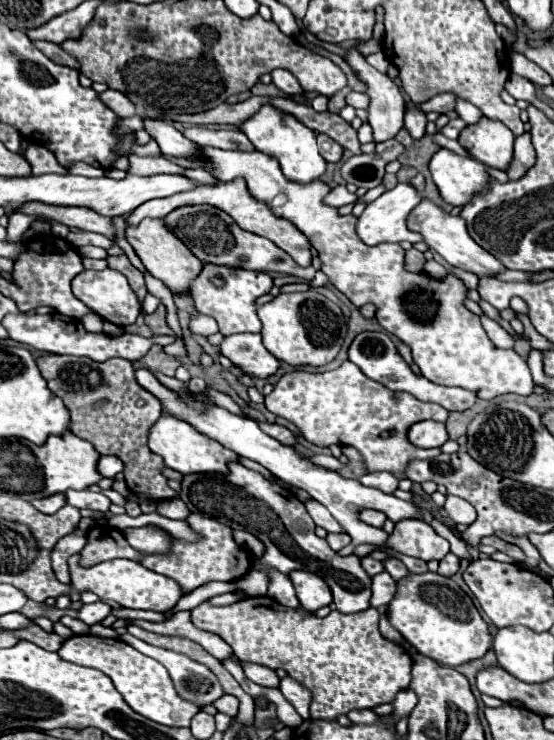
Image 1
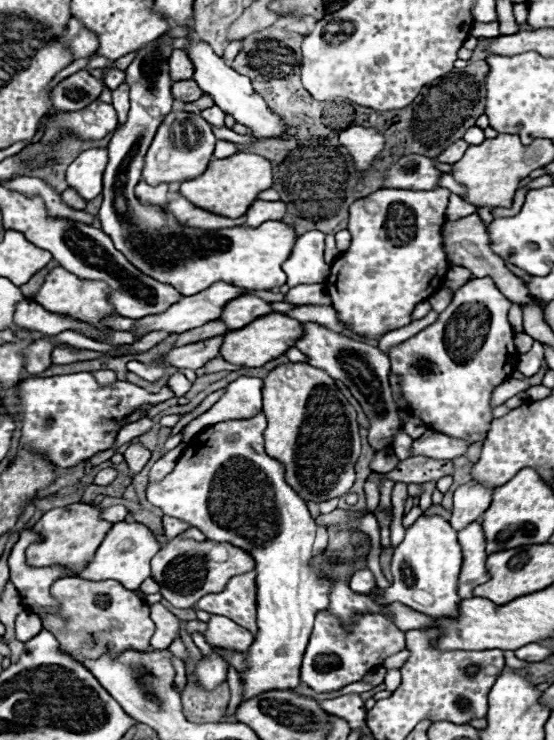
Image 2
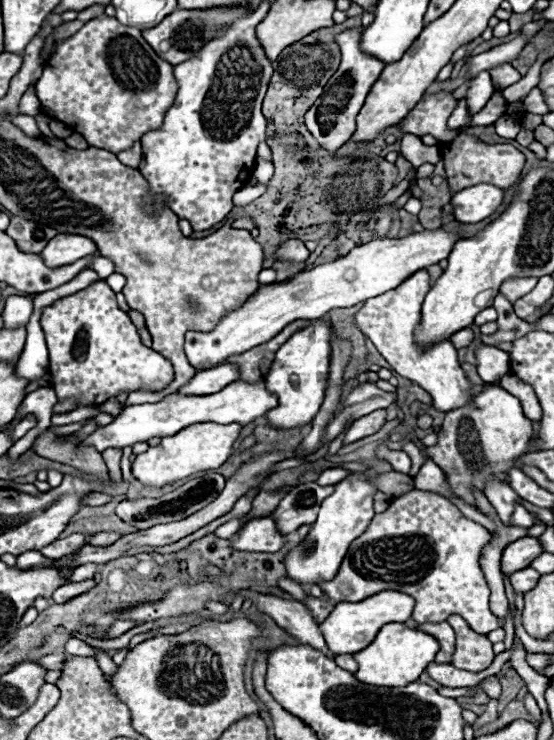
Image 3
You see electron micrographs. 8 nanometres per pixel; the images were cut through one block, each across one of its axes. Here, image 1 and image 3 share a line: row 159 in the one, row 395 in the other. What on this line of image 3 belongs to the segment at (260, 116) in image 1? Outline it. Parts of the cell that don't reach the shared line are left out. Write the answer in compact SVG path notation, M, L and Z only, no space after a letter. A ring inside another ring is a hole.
M314 320L308 328L292 334L276 352L270 372L264 378L268 392L278 396L278 406L266 412L266 422L278 430L290 430L306 426L314 420L324 398L324 386L328 380L328 358L330 358L330 340L328 340L328 322Z

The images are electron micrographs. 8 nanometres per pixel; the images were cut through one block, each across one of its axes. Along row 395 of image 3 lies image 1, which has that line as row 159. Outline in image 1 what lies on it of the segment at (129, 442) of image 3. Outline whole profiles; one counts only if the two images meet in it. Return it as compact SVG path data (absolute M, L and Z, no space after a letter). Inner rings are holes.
M204 148L204 156L208 158L206 164L178 158L170 160L184 168L202 166L220 182L230 182L238 176L244 178L256 200L264 202L278 218L292 222L308 236L312 248L316 248L318 258L322 260L322 272L328 276L332 286L336 286L358 308L364 304L376 306L376 320L386 332L410 346L414 362L424 378L442 386L472 390L484 400L492 400L508 392L522 396L532 394L534 382L528 364L514 350L500 350L490 342L480 318L464 306L468 288L460 278L446 274L438 280L426 272L406 270L404 248L400 244L364 246L360 236L356 236L358 216L342 216L338 214L338 208L324 204L324 198L332 188L322 180L314 180L310 184L290 182L280 172L278 162L258 150L234 152Z

